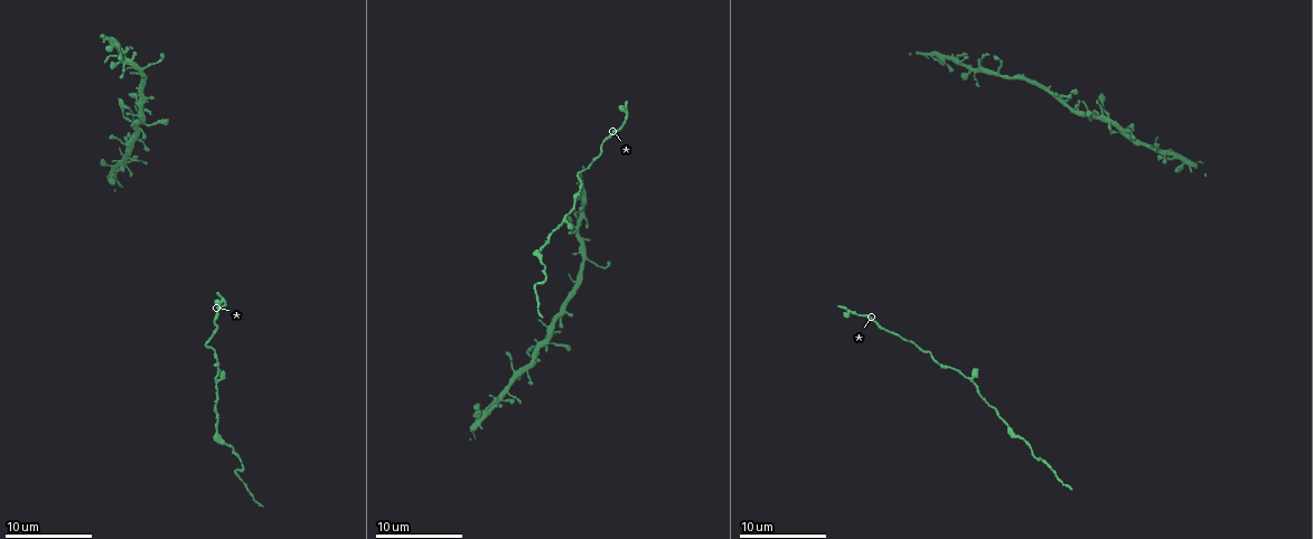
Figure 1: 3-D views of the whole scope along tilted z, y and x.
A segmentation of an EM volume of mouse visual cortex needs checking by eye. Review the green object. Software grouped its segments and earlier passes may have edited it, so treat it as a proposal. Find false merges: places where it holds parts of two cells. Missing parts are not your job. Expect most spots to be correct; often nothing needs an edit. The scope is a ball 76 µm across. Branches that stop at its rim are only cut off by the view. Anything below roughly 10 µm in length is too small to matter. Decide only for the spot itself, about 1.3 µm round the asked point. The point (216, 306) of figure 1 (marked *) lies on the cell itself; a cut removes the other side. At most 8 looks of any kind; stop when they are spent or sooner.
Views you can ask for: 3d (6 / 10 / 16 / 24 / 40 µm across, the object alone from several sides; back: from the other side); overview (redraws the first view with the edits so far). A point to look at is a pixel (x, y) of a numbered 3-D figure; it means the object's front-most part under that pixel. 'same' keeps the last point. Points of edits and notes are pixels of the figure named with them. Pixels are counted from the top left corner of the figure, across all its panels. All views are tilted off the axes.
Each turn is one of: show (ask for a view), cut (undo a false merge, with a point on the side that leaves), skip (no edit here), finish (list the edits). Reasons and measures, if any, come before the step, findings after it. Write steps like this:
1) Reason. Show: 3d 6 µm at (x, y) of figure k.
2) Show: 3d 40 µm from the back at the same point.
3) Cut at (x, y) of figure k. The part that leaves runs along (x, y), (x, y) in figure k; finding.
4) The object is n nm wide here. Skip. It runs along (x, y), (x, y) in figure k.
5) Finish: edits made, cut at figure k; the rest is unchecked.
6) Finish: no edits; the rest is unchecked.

Calibre changes. Show: 3d 16 µm at (215, 354) of figure 1.

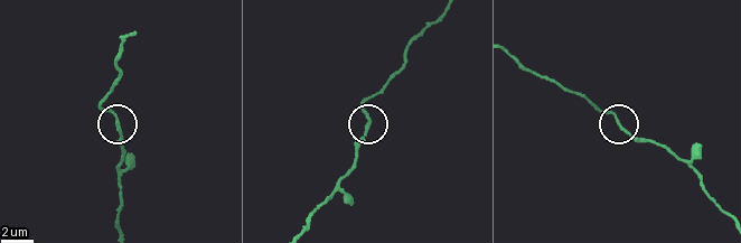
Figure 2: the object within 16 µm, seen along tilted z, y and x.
Skip. It runs along (427, 25), (403, 65), (364, 103), (368, 129), (355, 153) in figure 2; continuous, no second cell.

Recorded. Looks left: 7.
Show: 3d 10 µm at (1006, 422) of figure 1.

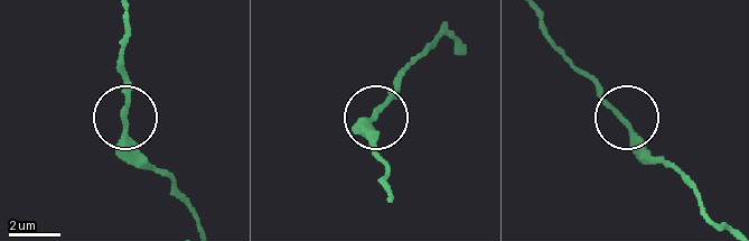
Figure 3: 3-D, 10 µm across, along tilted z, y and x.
Skip. All the same cell.

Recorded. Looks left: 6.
Sudden change in width. Show: 3d 10 µm at (559, 225) of figure 1.

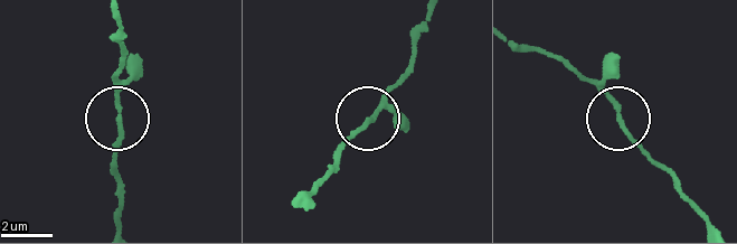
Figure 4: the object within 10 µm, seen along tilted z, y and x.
Skip. It runs along (513, 40), (553, 53), (580, 74), (672, 180) in figure 4; continuous, no second cell.

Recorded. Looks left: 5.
Four-way junction. Show: 3d 10 µm at (516, 374) of figure 1.

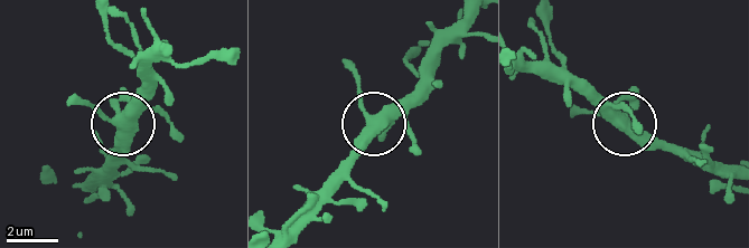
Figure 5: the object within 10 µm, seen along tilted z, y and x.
The object is 430 nm wide here. Skip. One cell here.

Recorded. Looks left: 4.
Finish: no edits; the rest is unchecked.

